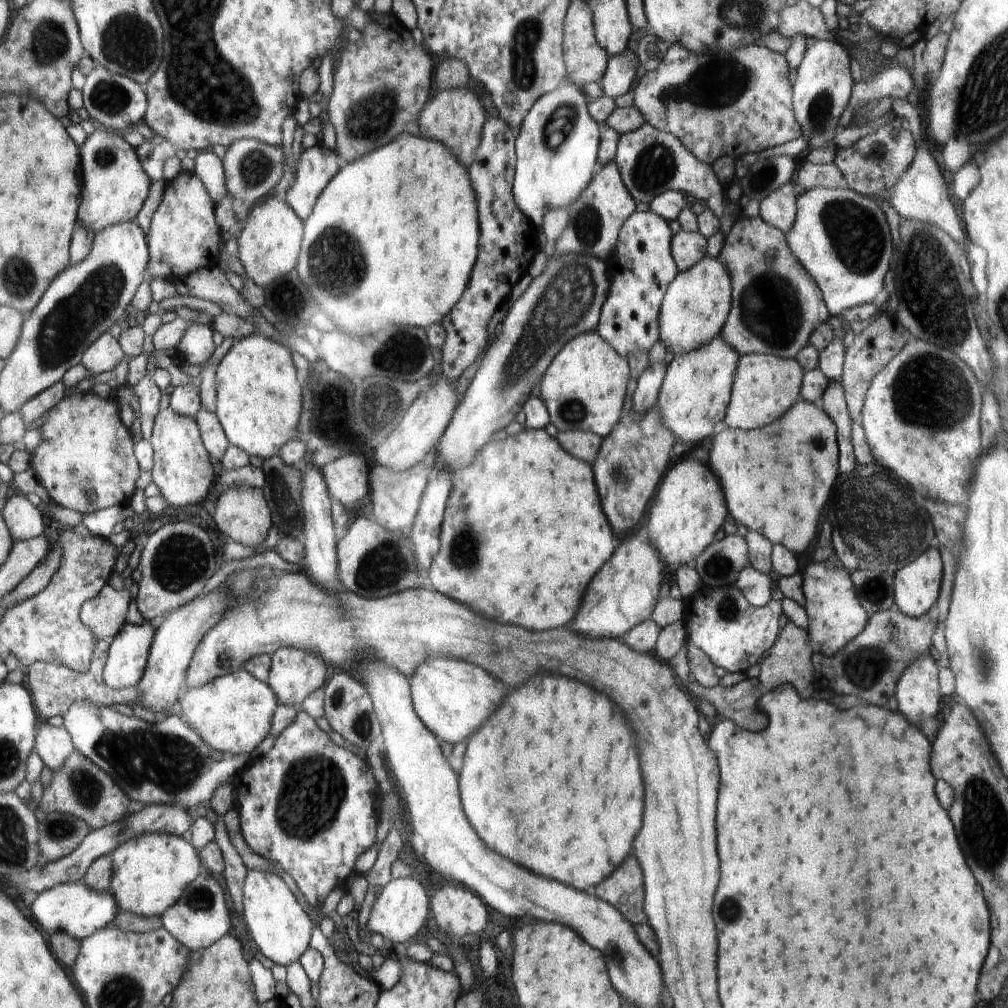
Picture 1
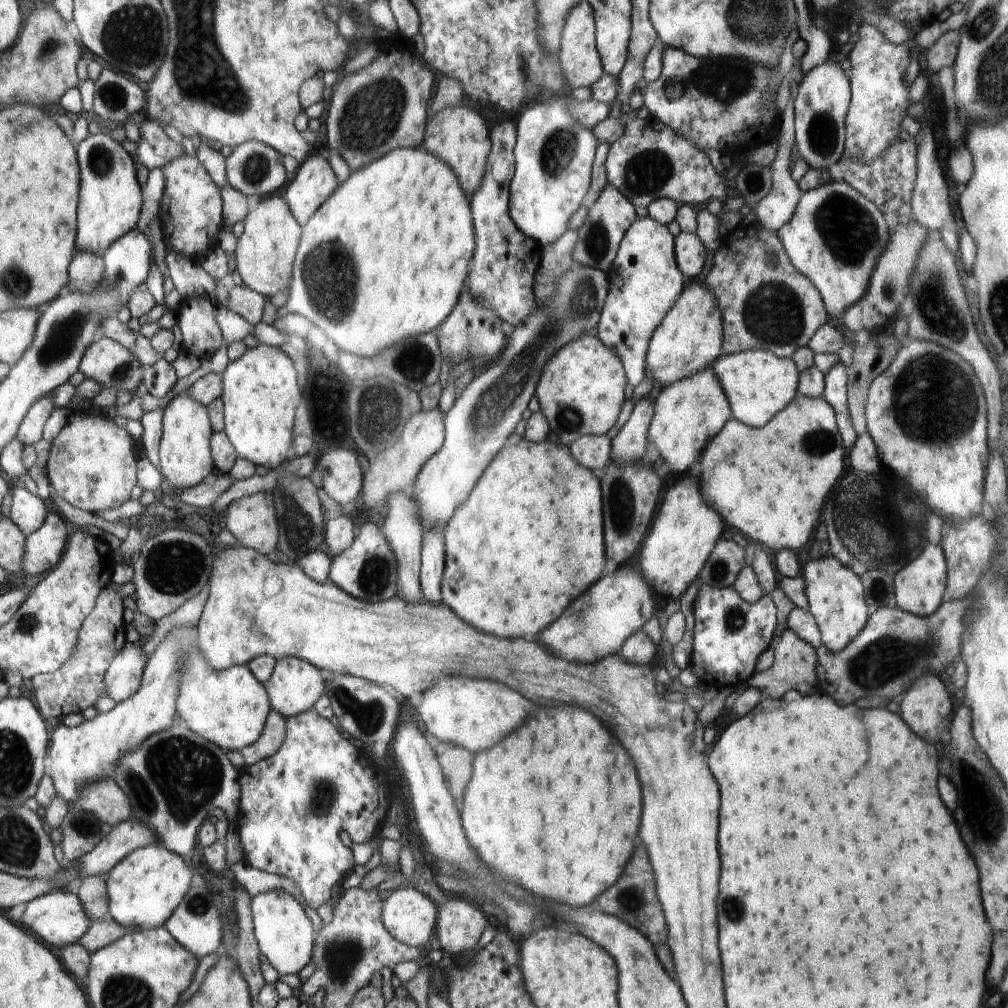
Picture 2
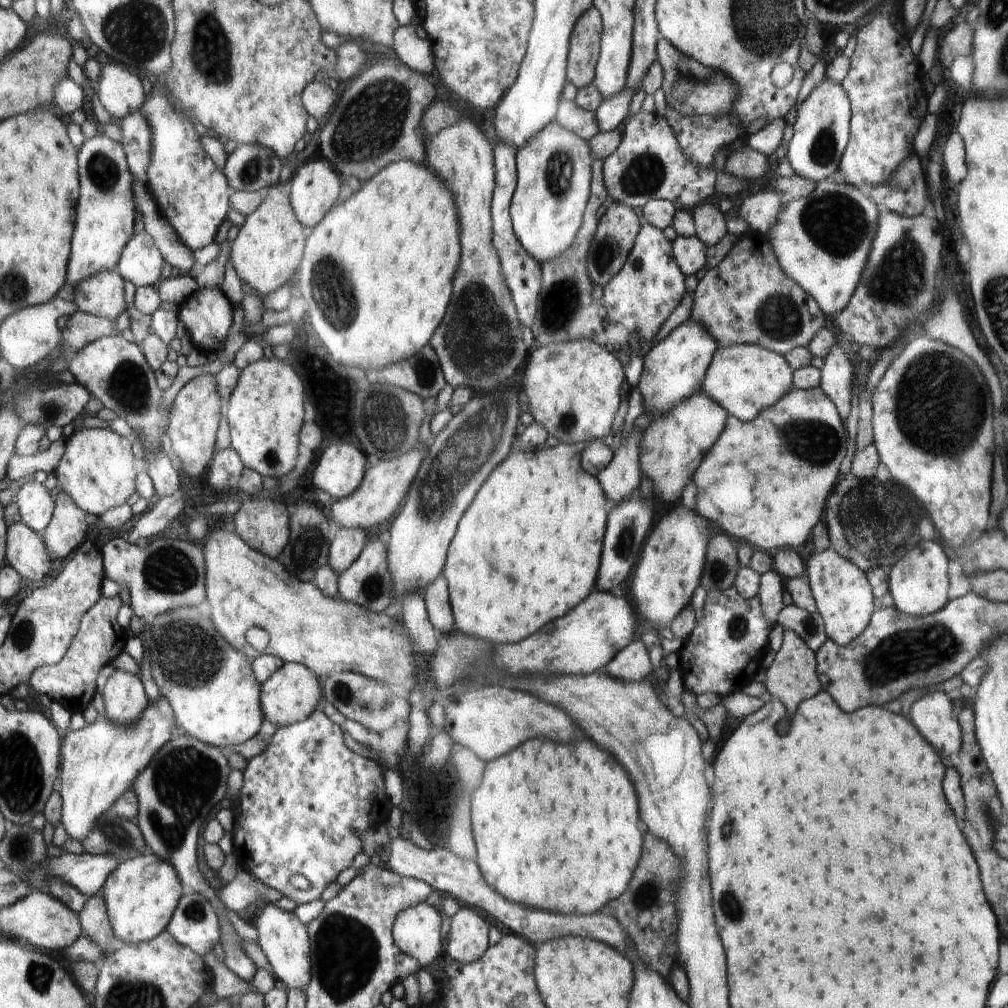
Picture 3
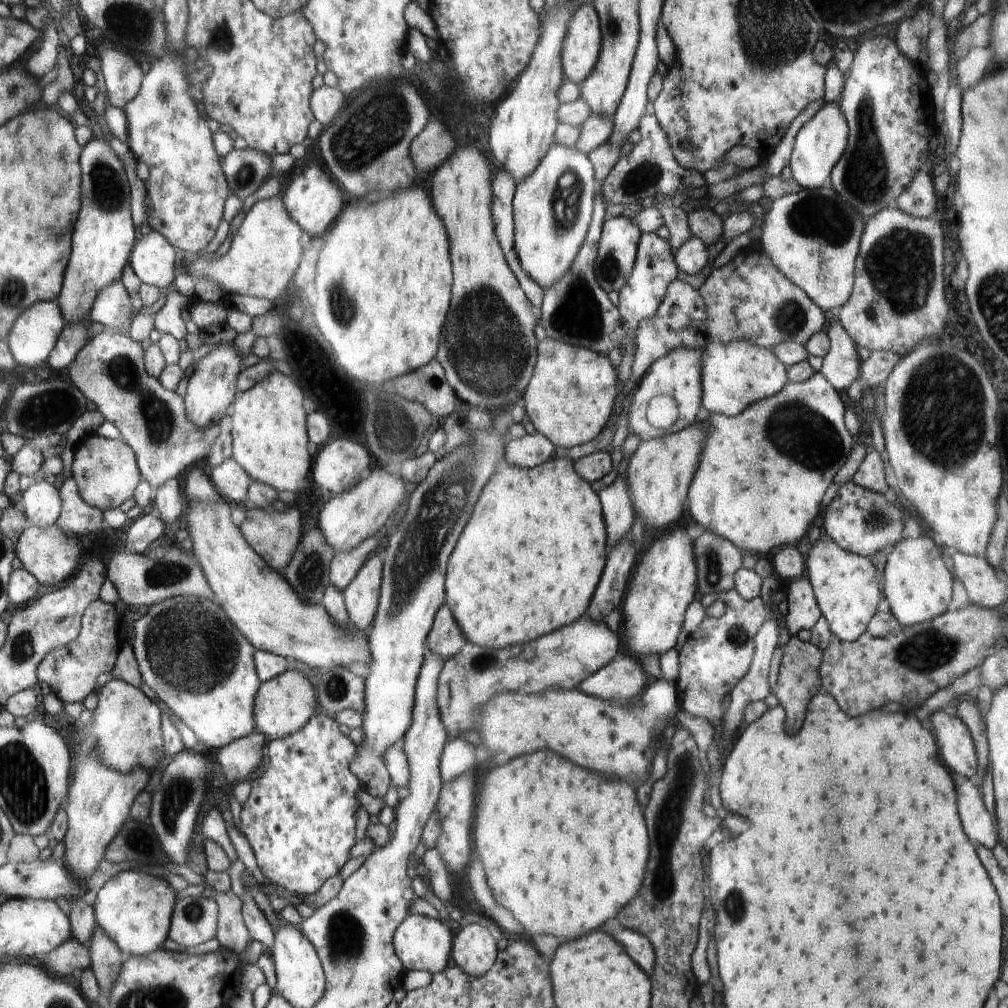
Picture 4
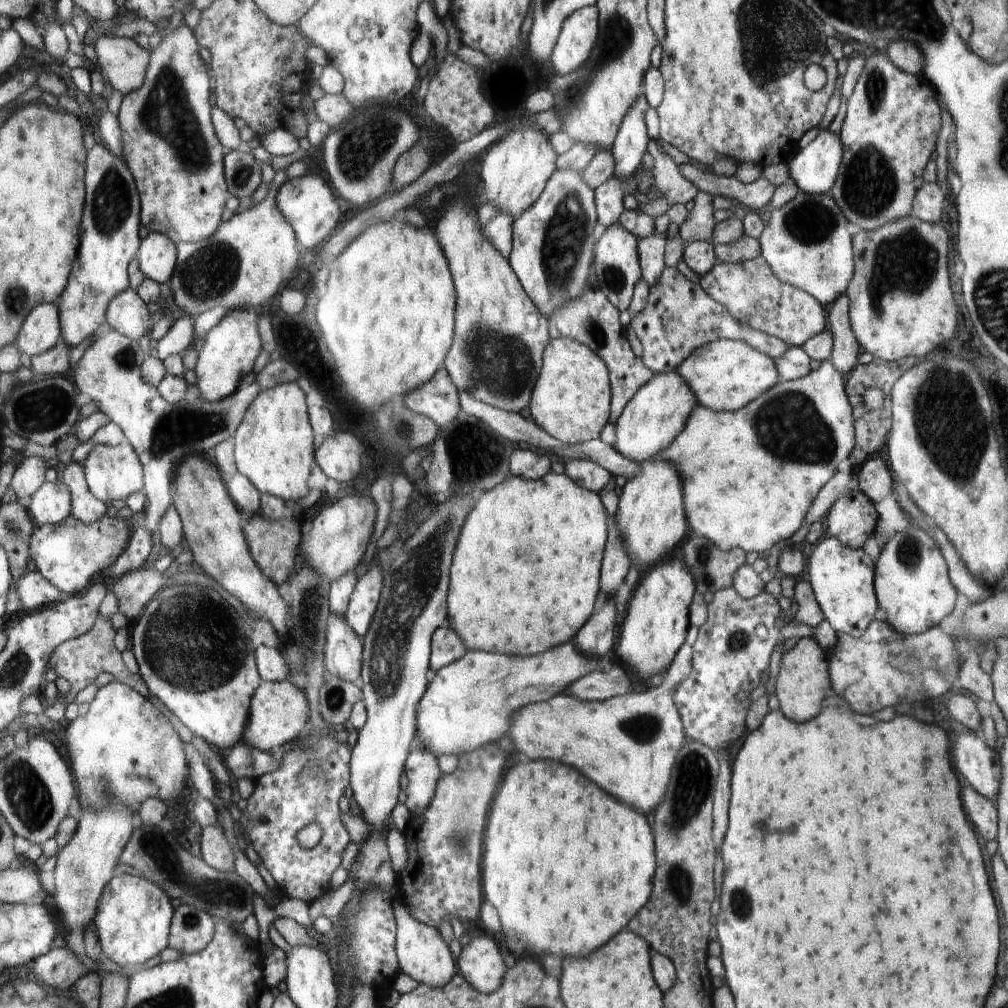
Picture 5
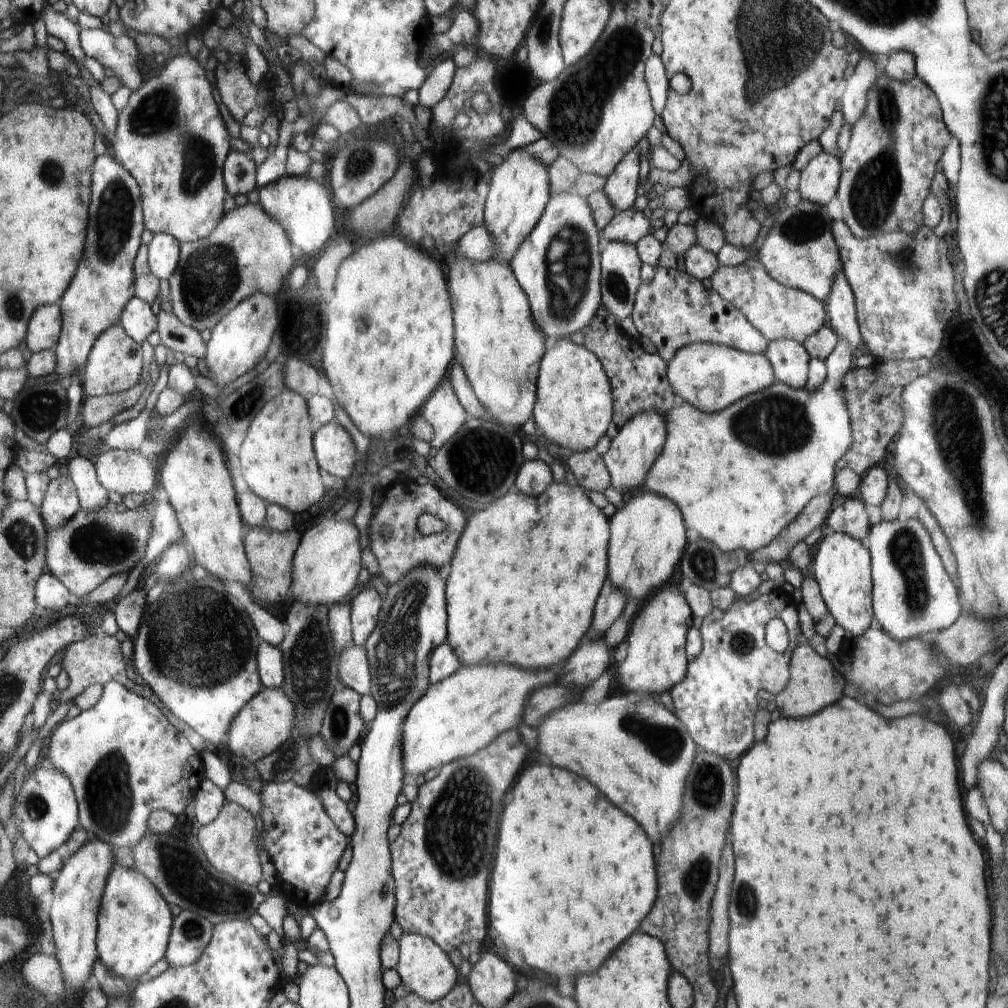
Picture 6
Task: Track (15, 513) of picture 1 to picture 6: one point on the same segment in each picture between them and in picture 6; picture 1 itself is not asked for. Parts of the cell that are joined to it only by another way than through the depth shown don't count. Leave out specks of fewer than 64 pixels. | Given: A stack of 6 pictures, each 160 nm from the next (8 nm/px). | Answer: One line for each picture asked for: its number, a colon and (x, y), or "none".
2: (30, 512)
3: (37, 505)
4: (42, 502)
5: (52, 504)
6: (62, 503)

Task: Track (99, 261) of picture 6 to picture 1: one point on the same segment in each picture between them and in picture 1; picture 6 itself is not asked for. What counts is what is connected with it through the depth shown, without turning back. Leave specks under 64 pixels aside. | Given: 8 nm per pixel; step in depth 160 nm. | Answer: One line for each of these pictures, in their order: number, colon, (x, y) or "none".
1: (116, 185)
2: (110, 199)
3: (105, 214)
4: (102, 243)
5: (109, 232)

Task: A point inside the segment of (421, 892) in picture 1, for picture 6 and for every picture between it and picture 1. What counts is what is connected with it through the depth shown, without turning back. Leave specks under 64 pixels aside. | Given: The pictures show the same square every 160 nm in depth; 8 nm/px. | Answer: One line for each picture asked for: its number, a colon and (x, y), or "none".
2: (409, 915)
3: (417, 931)
4: (422, 944)
5: (424, 956)
6: (424, 967)

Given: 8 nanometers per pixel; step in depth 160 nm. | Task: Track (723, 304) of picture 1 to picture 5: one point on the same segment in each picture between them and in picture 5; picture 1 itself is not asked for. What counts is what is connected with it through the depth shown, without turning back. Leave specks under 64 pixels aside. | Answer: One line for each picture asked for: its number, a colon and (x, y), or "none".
2: (690, 339)
3: (674, 370)
4: (678, 374)
5: (658, 411)

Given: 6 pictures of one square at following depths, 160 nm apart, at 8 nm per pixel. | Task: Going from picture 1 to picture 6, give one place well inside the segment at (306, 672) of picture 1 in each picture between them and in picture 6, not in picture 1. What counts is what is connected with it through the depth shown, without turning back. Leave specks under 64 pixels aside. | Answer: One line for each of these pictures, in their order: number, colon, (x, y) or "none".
2: (295, 685)
3: (289, 696)
4: (283, 705)
5: (279, 712)
6: (265, 722)

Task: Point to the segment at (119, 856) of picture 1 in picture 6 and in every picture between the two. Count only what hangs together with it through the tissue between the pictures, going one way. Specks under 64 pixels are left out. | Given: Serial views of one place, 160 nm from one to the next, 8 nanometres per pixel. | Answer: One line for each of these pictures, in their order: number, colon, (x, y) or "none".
2: (144, 888)
3: (141, 893)
4: (134, 909)
5: (134, 915)
6: (134, 923)

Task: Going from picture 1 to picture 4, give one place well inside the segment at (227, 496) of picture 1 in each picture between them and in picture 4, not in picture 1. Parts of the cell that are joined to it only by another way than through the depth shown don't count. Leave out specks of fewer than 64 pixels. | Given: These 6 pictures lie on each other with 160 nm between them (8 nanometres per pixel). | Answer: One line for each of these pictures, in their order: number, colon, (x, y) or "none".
2: (252, 520)
3: (264, 524)
4: (274, 535)

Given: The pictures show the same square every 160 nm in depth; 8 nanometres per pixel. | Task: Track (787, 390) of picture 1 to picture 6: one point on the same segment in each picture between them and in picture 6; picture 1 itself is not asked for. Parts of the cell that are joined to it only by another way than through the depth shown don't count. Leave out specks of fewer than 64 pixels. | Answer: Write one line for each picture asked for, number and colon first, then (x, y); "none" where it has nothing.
2: (760, 384)
3: (744, 379)
4: (736, 374)
5: (725, 374)
6: (710, 376)

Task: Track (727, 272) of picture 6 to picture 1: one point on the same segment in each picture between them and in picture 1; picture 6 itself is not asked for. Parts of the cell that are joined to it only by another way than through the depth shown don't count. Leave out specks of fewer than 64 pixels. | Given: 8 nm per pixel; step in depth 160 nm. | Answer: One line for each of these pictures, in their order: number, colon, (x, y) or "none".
1: (776, 306)
2: (765, 302)
3: (747, 298)
4: (749, 298)
5: (750, 290)

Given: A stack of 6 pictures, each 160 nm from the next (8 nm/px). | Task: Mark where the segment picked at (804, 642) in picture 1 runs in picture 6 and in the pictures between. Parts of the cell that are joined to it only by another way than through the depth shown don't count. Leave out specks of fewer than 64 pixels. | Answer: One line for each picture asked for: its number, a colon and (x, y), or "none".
2: (793, 668)
3: (791, 678)
4: (798, 682)
5: (804, 678)
6: (815, 683)

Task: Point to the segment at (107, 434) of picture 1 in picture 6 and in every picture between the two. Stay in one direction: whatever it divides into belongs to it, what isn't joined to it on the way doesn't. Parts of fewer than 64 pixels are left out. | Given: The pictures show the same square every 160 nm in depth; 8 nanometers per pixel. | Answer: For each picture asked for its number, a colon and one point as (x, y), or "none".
2: (92, 464)
3: (97, 470)
4: (105, 470)
5: (113, 472)
6: (127, 472)

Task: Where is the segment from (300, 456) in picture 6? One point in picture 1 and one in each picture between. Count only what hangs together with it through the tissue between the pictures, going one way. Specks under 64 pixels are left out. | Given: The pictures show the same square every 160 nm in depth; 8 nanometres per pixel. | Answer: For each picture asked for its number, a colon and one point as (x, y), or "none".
1: (259, 400)
2: (259, 397)
3: (265, 411)
4: (268, 432)
5: (273, 447)

